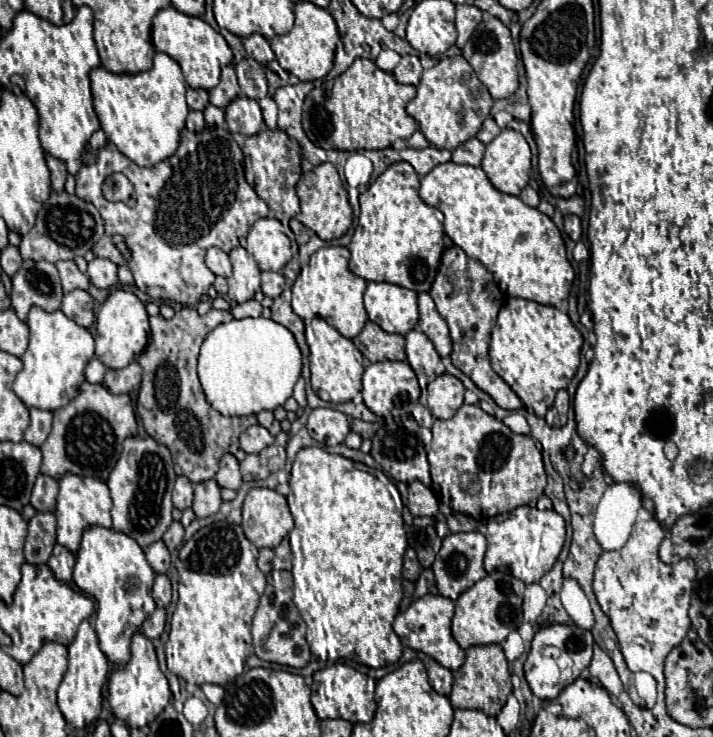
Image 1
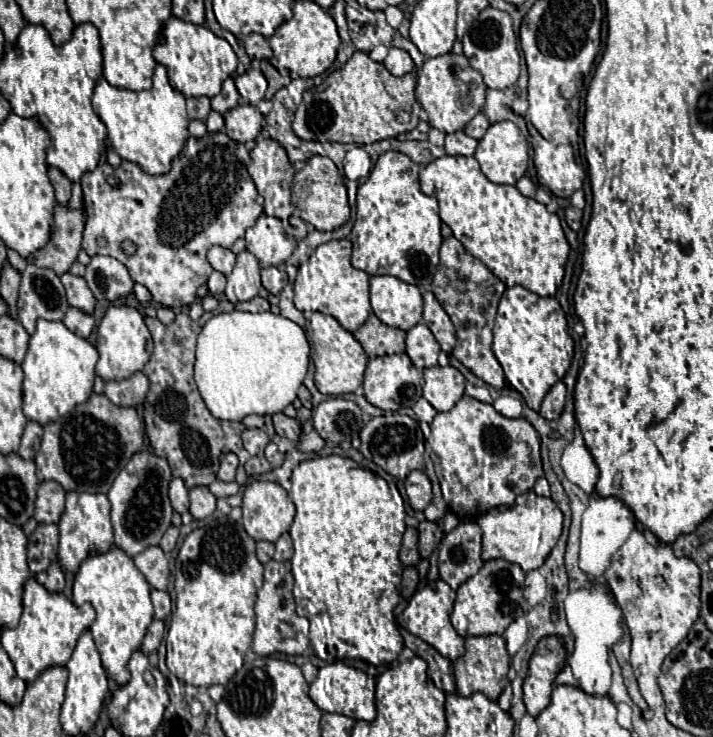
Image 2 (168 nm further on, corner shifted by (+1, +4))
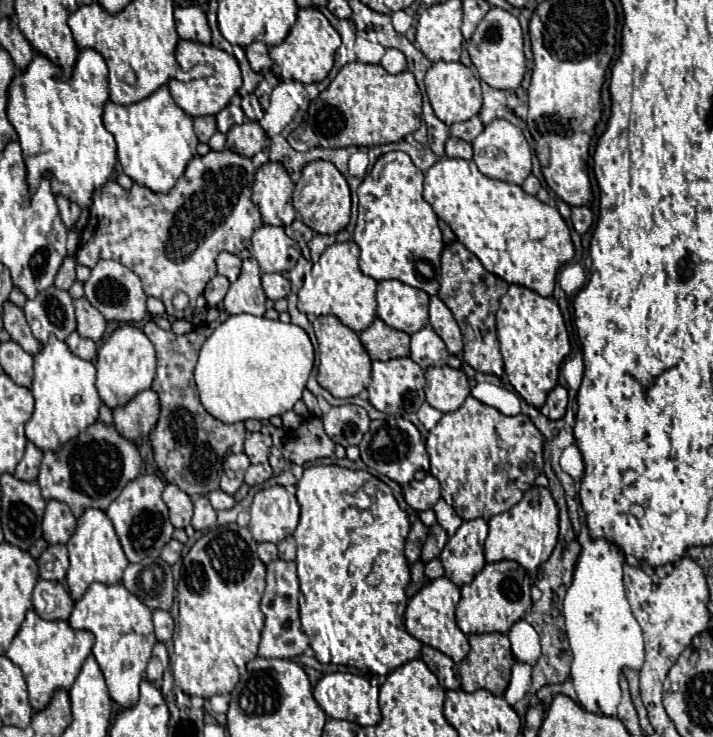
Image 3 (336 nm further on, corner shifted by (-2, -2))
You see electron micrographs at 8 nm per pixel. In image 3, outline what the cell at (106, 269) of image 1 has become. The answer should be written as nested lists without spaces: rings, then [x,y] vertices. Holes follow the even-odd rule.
[[[99,261],[91,269],[91,277],[85,283],[85,299],[107,319],[117,323],[137,323],[147,315],[147,295],[141,287],[141,279],[121,265],[119,261]]]

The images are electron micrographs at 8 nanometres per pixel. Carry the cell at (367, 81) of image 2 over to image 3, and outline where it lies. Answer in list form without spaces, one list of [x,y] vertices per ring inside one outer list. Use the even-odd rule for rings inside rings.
[[[347,63],[337,77],[331,81],[331,85],[319,93],[315,101],[311,101],[303,123],[289,133],[287,141],[293,149],[297,151],[309,151],[313,147],[375,147],[375,145],[385,145],[385,143],[395,143],[401,141],[405,135],[415,133],[421,125],[421,91],[415,83],[415,77],[411,71],[401,71],[397,75],[387,73],[381,65],[365,65],[365,63]]]

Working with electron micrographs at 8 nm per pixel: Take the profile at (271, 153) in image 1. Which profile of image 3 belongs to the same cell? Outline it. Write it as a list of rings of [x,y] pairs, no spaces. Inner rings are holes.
[[[265,163],[253,183],[251,201],[259,207],[265,225],[279,225],[289,229],[295,219],[295,209],[291,203],[293,181],[289,179],[281,163]]]

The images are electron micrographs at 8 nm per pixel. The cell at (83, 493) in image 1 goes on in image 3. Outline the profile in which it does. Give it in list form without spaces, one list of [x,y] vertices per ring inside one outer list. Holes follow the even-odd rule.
[[[85,509],[85,513],[77,519],[77,529],[67,543],[69,547],[69,571],[67,571],[67,585],[69,595],[73,601],[79,601],[91,583],[119,583],[123,577],[125,567],[129,565],[119,537],[115,535],[113,523],[101,509]]]

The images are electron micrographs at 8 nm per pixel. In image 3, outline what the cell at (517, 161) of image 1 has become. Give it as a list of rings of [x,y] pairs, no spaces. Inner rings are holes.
[[[495,119],[473,139],[473,161],[479,171],[491,179],[501,179],[507,183],[521,185],[525,177],[531,173],[531,147],[523,137],[521,129],[509,123],[507,119]]]

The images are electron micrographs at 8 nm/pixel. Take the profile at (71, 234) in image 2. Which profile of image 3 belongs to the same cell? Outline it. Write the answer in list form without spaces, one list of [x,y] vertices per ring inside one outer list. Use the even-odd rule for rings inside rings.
[[[67,257],[55,277],[55,287],[63,289],[63,291],[69,291],[69,287],[73,285],[75,281],[75,259],[73,257]]]

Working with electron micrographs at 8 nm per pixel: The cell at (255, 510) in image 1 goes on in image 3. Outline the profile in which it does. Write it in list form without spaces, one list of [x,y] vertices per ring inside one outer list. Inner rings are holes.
[[[273,485],[273,487],[261,489],[255,493],[253,503],[251,503],[249,529],[251,529],[253,539],[257,543],[261,543],[261,541],[269,541],[269,543],[283,541],[287,535],[293,535],[293,531],[297,529],[297,521],[299,521],[299,503],[297,503],[295,495],[291,495],[285,487]]]

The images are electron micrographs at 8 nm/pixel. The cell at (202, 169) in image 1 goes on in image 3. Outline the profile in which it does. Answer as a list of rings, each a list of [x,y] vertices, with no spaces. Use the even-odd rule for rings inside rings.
[[[209,151],[205,157],[193,157],[185,169],[185,175],[177,181],[177,185],[169,193],[153,193],[147,187],[133,185],[125,191],[117,181],[109,181],[99,193],[93,197],[93,205],[89,209],[89,221],[81,233],[81,243],[75,253],[75,261],[85,267],[95,267],[101,259],[115,259],[125,267],[131,267],[135,275],[139,275],[143,283],[143,291],[149,297],[161,299],[167,307],[167,315],[173,319],[191,319],[197,297],[203,293],[205,285],[217,275],[215,259],[221,251],[241,253],[243,249],[251,249],[251,235],[255,229],[263,225],[257,205],[251,201],[251,185],[253,177],[247,173],[241,155],[233,151]],[[177,291],[189,295],[189,309],[175,311],[171,299]]]

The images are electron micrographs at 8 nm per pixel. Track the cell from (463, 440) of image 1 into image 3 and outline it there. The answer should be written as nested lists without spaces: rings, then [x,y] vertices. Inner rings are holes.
[[[467,397],[457,411],[441,417],[441,421],[429,431],[427,453],[431,459],[431,475],[441,483],[441,497],[465,521],[477,517],[489,521],[493,515],[511,509],[515,503],[519,503],[523,493],[535,485],[535,477],[543,473],[543,435],[531,423],[531,419],[527,419],[523,413],[507,417],[475,397]]]

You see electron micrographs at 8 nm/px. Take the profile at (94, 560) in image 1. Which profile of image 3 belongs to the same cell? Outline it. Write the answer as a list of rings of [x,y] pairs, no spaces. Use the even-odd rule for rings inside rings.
[[[93,583],[89,591],[75,603],[75,609],[69,617],[73,629],[91,631],[95,635],[93,657],[97,659],[105,683],[109,687],[109,697],[121,707],[133,707],[139,699],[139,683],[145,677],[145,667],[151,657],[151,649],[157,643],[153,633],[151,609],[145,607],[135,595],[131,595],[121,583],[101,585]]]

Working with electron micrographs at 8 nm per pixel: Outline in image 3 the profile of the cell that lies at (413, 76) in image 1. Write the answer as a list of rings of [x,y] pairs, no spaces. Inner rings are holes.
[[[385,49],[385,55],[381,59],[381,67],[389,73],[401,73],[407,67],[405,55],[399,49]]]

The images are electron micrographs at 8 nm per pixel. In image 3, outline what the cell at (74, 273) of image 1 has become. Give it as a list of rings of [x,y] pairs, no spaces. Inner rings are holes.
[[[85,297],[75,299],[73,303],[75,303],[75,311],[77,311],[75,313],[77,315],[77,333],[83,335],[85,339],[91,339],[97,343],[103,337],[105,327],[107,327],[103,315]]]

